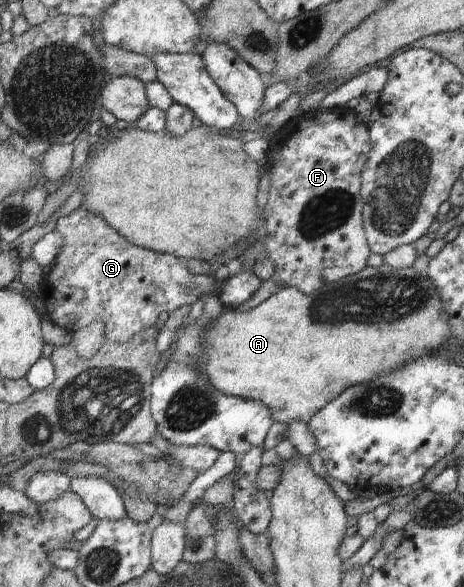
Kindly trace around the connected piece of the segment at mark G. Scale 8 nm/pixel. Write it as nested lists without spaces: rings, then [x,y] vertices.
[[[81,205],[79,206],[77,209],[74,209],[71,213],[69,213],[69,215],[66,216],[61,216],[55,226],[55,230],[59,232],[61,235],[63,235],[63,246],[60,248],[59,253],[56,255],[56,258],[53,261],[53,265],[51,267],[51,270],[49,272],[49,274],[43,278],[43,281],[41,283],[41,288],[42,288],[42,296],[45,299],[46,305],[47,305],[47,316],[51,319],[50,321],[53,322],[54,324],[57,324],[59,327],[62,327],[63,329],[66,329],[68,332],[73,333],[74,331],[77,331],[78,329],[81,329],[83,326],[89,325],[90,323],[96,322],[96,321],[103,321],[104,323],[104,337],[105,340],[109,340],[110,342],[117,342],[117,343],[123,343],[126,341],[129,341],[129,339],[131,339],[136,333],[139,333],[142,329],[151,327],[153,325],[155,325],[155,321],[157,321],[157,319],[159,319],[159,315],[161,315],[161,313],[163,313],[163,311],[165,311],[165,313],[169,313],[172,311],[175,311],[176,309],[179,309],[179,307],[183,306],[183,305],[191,305],[192,303],[195,303],[195,301],[197,301],[197,299],[202,299],[204,298],[205,300],[205,296],[208,293],[216,293],[217,297],[219,297],[219,293],[222,291],[221,288],[218,287],[218,283],[217,280],[220,281],[220,279],[217,279],[217,277],[215,275],[209,275],[209,276],[200,276],[200,275],[194,275],[189,273],[189,271],[187,270],[187,267],[184,263],[184,260],[180,259],[180,258],[176,258],[174,255],[171,254],[164,254],[161,252],[154,252],[153,250],[141,247],[141,246],[136,246],[133,245],[130,241],[127,241],[126,237],[123,237],[123,234],[120,234],[112,225],[109,225],[105,219],[103,219],[103,217],[101,217],[99,214],[96,214],[93,210],[88,210],[85,206]]]

